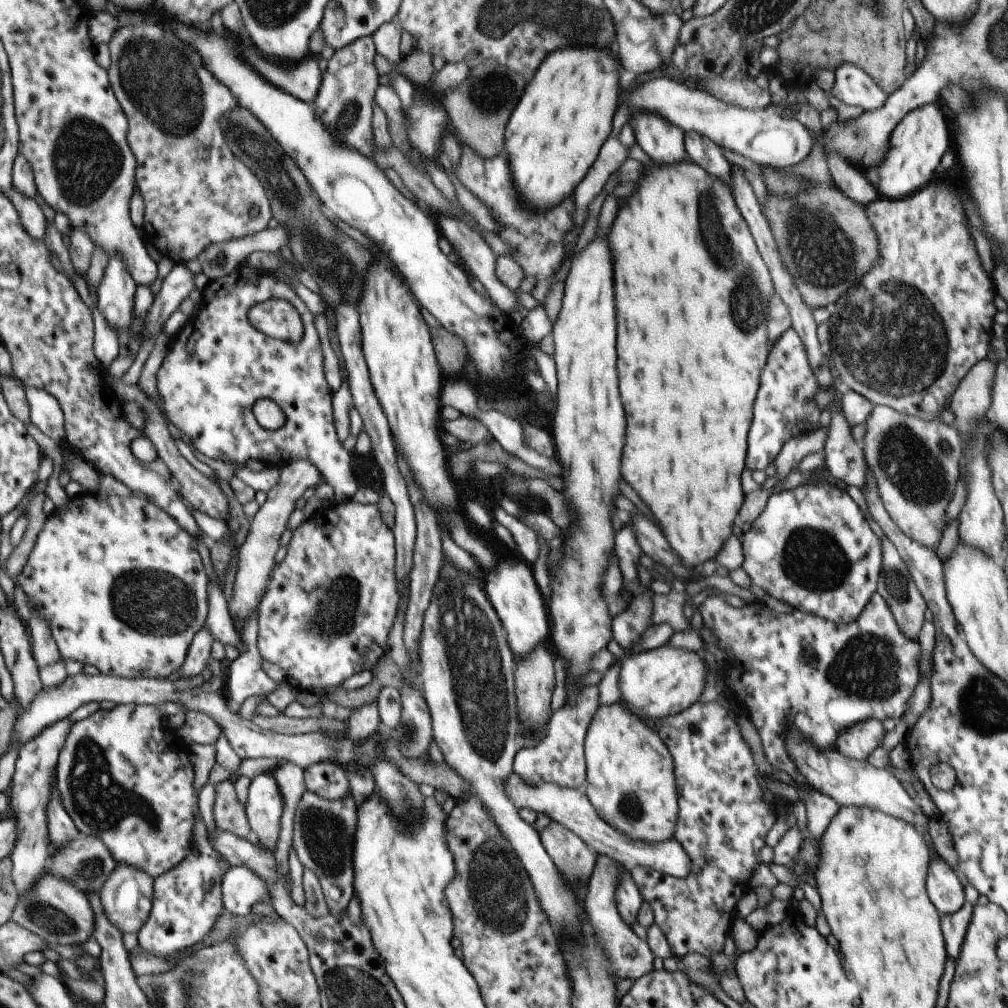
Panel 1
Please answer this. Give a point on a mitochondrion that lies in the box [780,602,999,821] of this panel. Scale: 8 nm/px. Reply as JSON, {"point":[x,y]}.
{"point":[869,667]}

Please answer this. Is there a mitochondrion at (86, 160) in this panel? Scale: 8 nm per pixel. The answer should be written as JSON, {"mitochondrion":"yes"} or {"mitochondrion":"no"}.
{"mitochondrion":"yes"}

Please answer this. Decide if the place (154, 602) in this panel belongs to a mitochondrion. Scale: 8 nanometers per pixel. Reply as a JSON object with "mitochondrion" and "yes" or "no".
{"mitochondrion":"yes"}

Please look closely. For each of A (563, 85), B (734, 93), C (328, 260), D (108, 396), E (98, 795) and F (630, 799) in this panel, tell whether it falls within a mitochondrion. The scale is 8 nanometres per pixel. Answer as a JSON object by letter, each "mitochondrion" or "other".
{"A":"other","B":"other","C":"mitochondrion","D":"other","E":"mitochondrion","F":"mitochondrion"}

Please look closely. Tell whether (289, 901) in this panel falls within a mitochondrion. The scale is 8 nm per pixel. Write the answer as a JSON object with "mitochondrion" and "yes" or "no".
{"mitochondrion":"no"}

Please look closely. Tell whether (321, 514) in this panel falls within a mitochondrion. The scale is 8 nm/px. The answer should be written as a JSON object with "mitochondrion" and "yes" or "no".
{"mitochondrion":"no"}

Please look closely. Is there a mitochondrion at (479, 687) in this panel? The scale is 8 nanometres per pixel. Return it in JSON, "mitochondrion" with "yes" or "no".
{"mitochondrion":"yes"}

